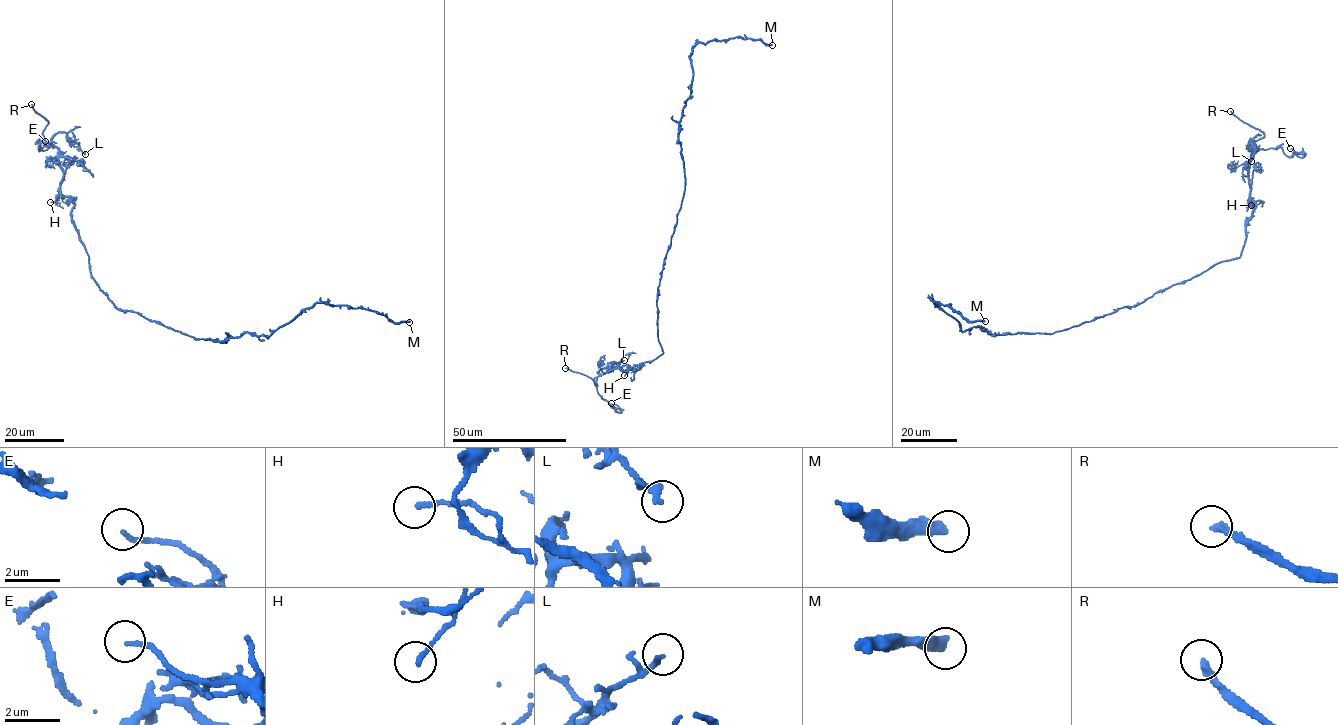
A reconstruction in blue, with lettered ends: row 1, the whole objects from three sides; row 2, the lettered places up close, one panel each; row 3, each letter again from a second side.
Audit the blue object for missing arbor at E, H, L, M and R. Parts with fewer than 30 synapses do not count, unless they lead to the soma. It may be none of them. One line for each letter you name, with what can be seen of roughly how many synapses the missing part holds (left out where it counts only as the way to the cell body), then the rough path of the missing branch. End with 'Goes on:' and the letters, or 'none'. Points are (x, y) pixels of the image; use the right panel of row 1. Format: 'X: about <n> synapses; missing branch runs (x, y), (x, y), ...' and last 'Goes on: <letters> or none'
M: about 400 synapses; missing branch runs (985, 321), (991, 317), (989, 281), (1011, 280), (1031, 290), (1027, 286), (1017, 306), (1028, 330)
R: missing branch runs (1230, 111), (1187, 83), (1190, 70)
Goes on: M, R

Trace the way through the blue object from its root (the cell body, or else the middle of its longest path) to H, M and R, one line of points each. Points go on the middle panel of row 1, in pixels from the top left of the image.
H: (670, 241), (656, 302), (657, 335), (663, 352), (641, 364), (639, 369), (625, 371), (629, 370), (624, 375)
M: (670, 241), (685, 182), (678, 125), (690, 94), (692, 48), (699, 42), (736, 37), (761, 40), (772, 45)
R: (670, 241), (656, 302), (663, 353), (639, 369), (607, 370), (595, 378), (595, 385), (565, 368)

